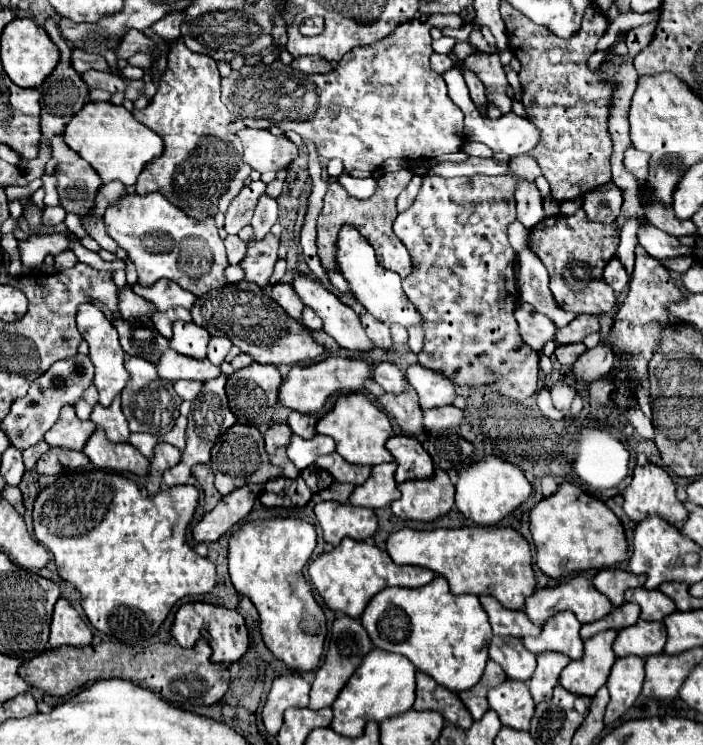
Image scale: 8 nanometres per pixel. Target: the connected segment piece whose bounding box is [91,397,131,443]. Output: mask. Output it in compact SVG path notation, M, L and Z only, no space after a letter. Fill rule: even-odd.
M117 397L111 407L101 407L97 405L91 413L91 421L101 427L107 435L107 439L111 439L113 443L127 443L129 441L129 427L125 421L125 415L121 413L121 399Z

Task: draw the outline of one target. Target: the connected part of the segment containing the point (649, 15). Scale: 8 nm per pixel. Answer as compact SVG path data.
M630 10L626 13L619 14L611 23L611 27L607 29L607 35L603 35L603 39L599 41L599 51L607 49L607 47L617 39L617 35L619 35L620 31L627 30L627 28L637 27L644 23L651 23L653 19L655 19L653 11L640 14Z

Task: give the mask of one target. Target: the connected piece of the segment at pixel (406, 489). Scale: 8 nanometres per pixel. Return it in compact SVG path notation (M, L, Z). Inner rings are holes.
M435 471L431 479L407 481L399 485L401 497L391 505L395 517L403 521L435 521L455 505L455 487L445 471Z

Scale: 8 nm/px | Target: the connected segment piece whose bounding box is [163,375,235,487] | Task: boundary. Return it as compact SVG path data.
M219 375L219 379L213 379L211 383L203 385L203 391L199 393L199 399L195 399L191 403L191 413L189 413L189 425L187 425L187 447L181 455L181 461L177 463L177 467L171 467L171 471L165 471L163 481L167 487L175 487L175 485L185 485L189 483L191 477L191 467L197 463L209 463L209 453L213 449L213 445L217 443L217 435L221 435L223 429L229 429L235 423L235 415L229 411L227 407L227 397L225 397L225 375Z

